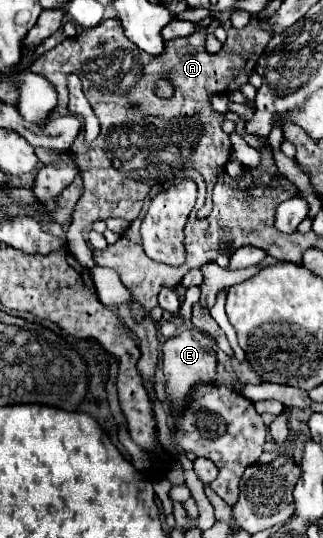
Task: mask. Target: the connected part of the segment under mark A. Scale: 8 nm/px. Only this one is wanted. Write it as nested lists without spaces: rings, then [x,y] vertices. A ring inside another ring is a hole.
[[[250,18],[242,30],[228,30],[228,38],[216,54],[206,50],[206,32],[206,28],[200,28],[190,36],[168,40],[164,52],[152,56],[124,36],[120,20],[102,20],[98,26],[86,28],[74,38],[66,38],[32,62],[30,72],[48,78],[56,88],[58,104],[52,110],[52,118],[66,116],[66,74],[74,72],[80,76],[86,100],[100,120],[100,134],[90,144],[90,152],[82,144],[82,136],[78,136],[66,152],[84,180],[84,194],[78,200],[74,220],[66,233],[69,252],[83,266],[91,269],[96,265],[92,249],[82,243],[86,231],[96,220],[124,218],[132,222],[138,218],[146,194],[154,184],[154,180],[146,180],[146,168],[174,168],[180,162],[182,166],[190,164],[192,170],[204,176],[208,186],[204,206],[210,208],[202,206],[198,216],[204,218],[212,212],[212,190],[218,174],[224,172],[226,162],[230,160],[232,142],[230,134],[222,130],[224,118],[212,108],[210,96],[230,94],[248,84],[272,32],[264,30],[260,20]],[[162,78],[174,84],[172,98],[160,98],[154,92],[156,82]]]

